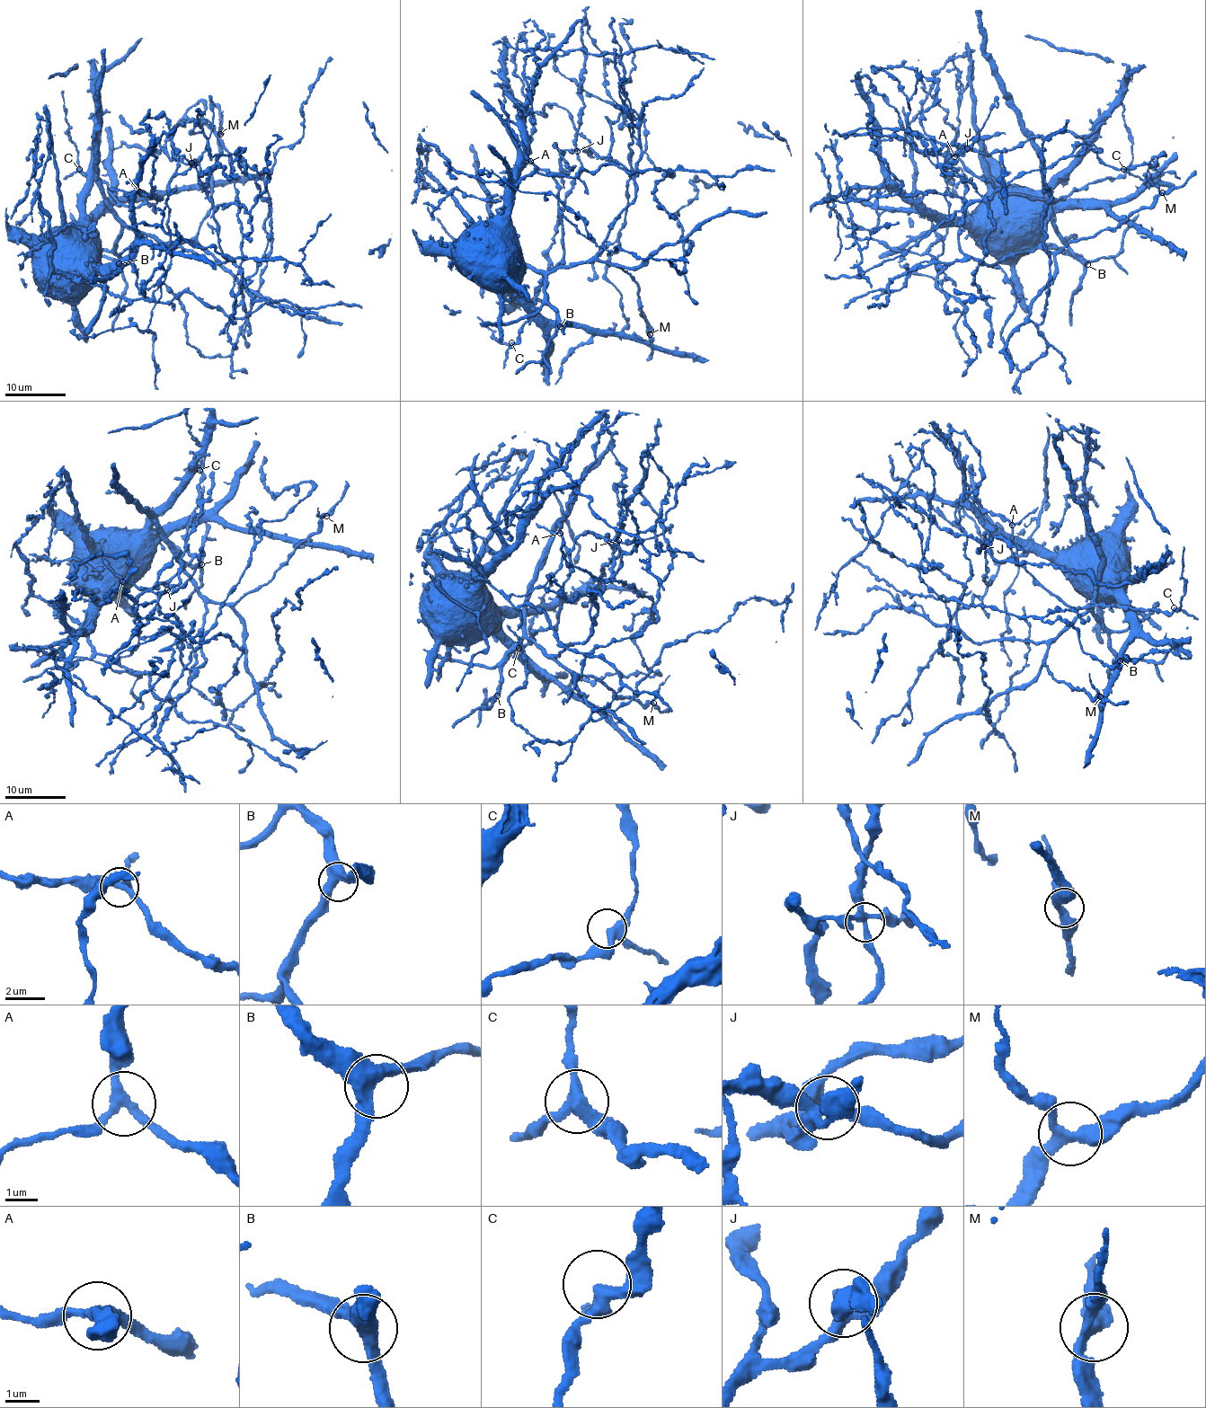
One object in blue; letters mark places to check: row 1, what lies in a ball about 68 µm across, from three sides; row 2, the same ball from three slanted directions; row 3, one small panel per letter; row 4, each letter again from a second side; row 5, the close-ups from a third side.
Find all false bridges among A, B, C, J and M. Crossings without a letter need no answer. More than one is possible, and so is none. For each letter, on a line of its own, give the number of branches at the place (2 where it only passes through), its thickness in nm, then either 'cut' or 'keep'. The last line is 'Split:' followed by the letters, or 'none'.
A: branches 3; calibre 280 nm; keep
B: branches 3; calibre 440 nm; keep
C: branches 3; calibre 360 nm; keep
J: branches 4; calibre 280 nm; keep
M: branches 3; calibre 320 nm; keep
Split: none

